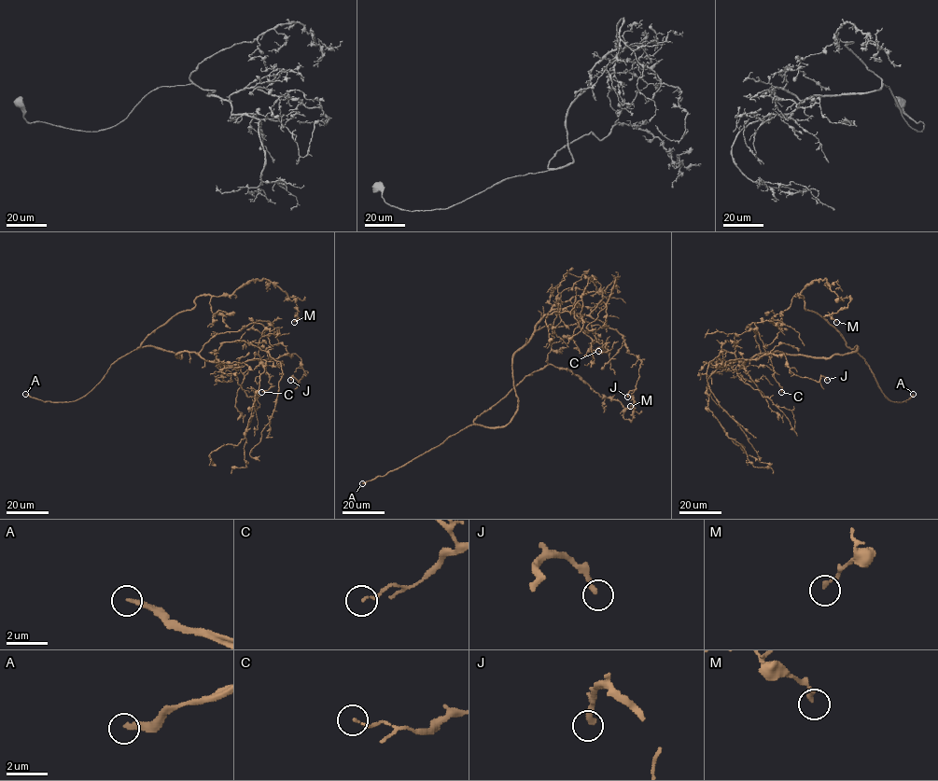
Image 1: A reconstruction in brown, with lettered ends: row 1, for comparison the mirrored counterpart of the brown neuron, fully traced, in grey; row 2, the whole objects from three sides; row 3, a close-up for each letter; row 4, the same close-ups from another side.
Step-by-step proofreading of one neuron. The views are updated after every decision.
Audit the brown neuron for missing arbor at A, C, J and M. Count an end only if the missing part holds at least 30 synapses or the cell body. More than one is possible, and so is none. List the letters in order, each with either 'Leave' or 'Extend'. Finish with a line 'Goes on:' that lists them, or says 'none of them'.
A: Extend
C: Leave
J: Leave
M: Leave
Goes on: A

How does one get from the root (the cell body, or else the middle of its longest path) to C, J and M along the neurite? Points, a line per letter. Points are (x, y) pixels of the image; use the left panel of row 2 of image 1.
C: (181, 357), (176, 355), (198, 353), (217, 334), (260, 324), (264, 329), (258, 355), (272, 385), (261, 392)
J: (181, 357), (180, 352), (194, 352), (236, 365), (295, 354), (305, 372), (299, 382), (290, 380)
M: (181, 357), (137, 349), (199, 296), (269, 279), (294, 299), (294, 322)

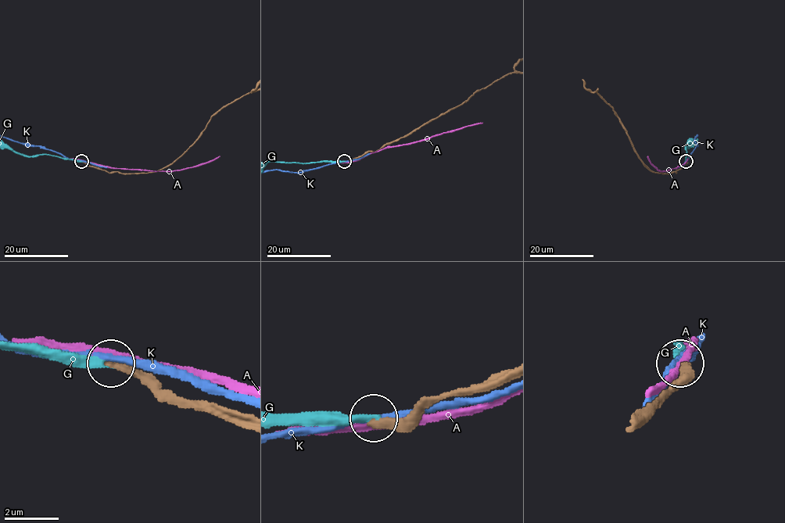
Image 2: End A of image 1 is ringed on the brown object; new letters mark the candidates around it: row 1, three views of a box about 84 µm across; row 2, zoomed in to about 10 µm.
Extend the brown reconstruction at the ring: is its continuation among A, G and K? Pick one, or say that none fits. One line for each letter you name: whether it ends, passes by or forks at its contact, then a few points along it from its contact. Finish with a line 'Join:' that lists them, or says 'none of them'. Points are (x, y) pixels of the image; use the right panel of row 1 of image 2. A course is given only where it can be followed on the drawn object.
G: it ends | via (686, 162), (686, 145), (693, 139), (695, 138), (696, 141)
Join: G

